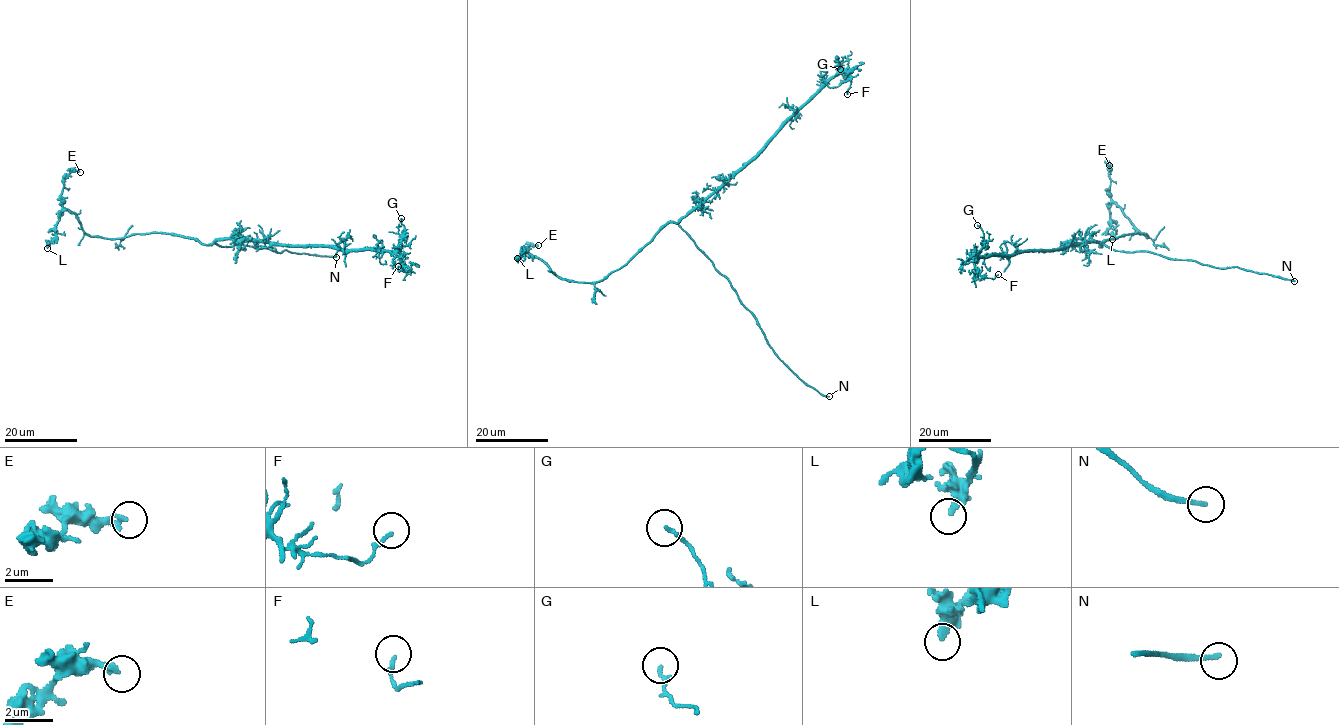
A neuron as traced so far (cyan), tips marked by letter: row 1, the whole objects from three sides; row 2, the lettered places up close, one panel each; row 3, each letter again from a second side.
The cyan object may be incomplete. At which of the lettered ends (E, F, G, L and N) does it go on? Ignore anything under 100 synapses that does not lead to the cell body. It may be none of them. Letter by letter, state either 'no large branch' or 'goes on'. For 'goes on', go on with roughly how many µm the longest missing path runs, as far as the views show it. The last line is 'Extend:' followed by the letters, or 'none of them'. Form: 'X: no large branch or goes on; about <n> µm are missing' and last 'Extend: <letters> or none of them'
E: no large branch
F: no large branch
G: no large branch
L: no large branch
N: goes on; about 30 µm are missing
Extend: N

